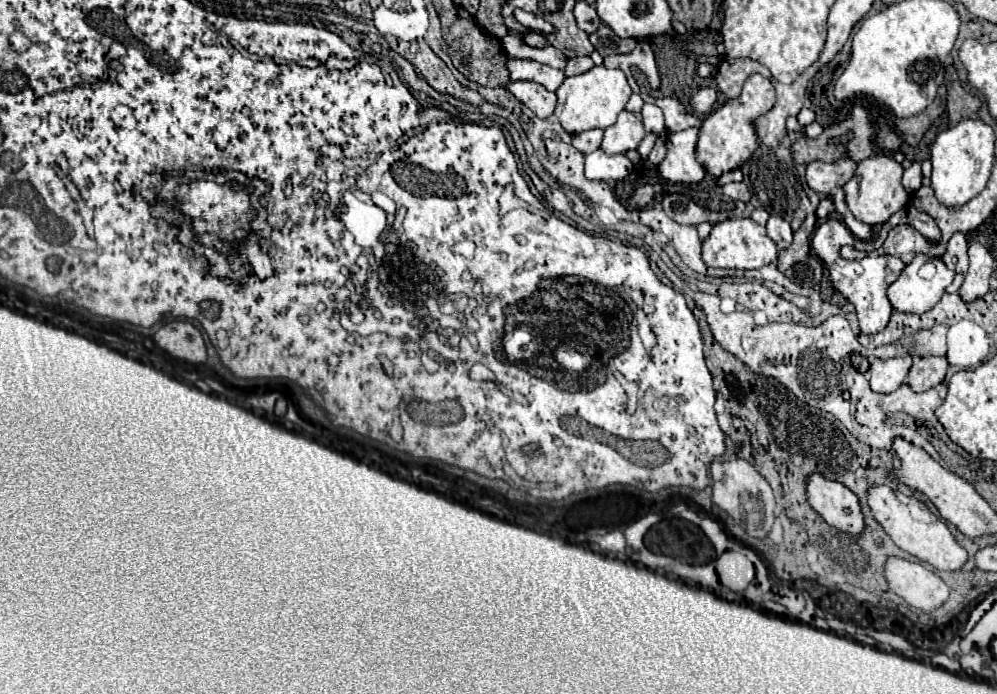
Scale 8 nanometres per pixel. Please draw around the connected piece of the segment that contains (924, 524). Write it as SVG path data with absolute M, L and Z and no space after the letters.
M870 485L868 487L868 507L872 509L874 519L884 527L884 531L892 537L892 541L910 555L930 563L936 569L944 571L958 571L966 559L968 553L956 543L950 529L944 521L940 521L934 513L926 509L924 503L920 503L914 497L906 497L900 491L890 489L888 485Z

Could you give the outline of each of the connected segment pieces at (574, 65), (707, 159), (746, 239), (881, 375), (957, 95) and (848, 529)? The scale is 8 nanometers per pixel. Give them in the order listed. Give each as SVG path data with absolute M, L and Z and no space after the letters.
M574 57L574 59L568 61L568 67L564 69L564 73L566 73L566 75L580 75L580 73L588 71L592 65L594 65L594 63L592 63L590 57Z
M742 93L740 99L732 99L724 107L714 111L700 127L696 157L704 165L704 169L708 173L712 173L714 177L722 175L724 171L740 167L744 161L748 161L748 157L758 147L758 137L756 137L752 123L756 119L756 115L764 113L766 109L748 109L748 105L752 107L752 103L748 103L748 99L746 99L746 93Z
M750 217L744 219L728 219L716 223L710 237L704 241L702 249L704 263L708 267L732 267L732 269L760 269L762 265L772 263L778 257L776 243L768 237L766 229L752 221Z
M912 355L892 357L892 359L870 359L870 385L878 393L892 393L898 389L910 367L912 367Z
M954 65L946 67L946 87L948 87L948 119L950 123L960 123L964 117L972 117L970 113L976 113L980 109L980 99L966 91L962 83L958 81L958 73Z
M816 471L806 479L806 497L810 507L828 525L850 535L858 535L864 529L864 519L858 499L842 483L826 479Z

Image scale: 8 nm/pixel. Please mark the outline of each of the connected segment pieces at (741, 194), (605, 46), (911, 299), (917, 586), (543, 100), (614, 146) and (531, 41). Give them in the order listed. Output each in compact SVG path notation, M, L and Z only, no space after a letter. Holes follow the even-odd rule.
M744 182L728 183L728 185L722 187L722 191L730 199L738 199L738 201L744 201L744 203L750 201L750 191L748 191L748 186Z
M604 23L594 33L590 33L590 41L592 41L592 45L596 47L596 51L602 57L612 55L612 53L630 53L634 49L634 45L636 45L634 39L616 37L614 31Z
M918 253L912 263L904 267L900 277L888 287L888 299L896 311L926 313L942 299L954 275L956 273L950 271L940 257ZM926 263L934 265L934 273L930 277L924 277L920 271Z
M888 557L884 563L884 577L890 591L916 609L932 611L948 599L946 583L920 563L906 561L902 557Z
M514 81L508 85L508 91L522 101L530 111L534 111L540 119L548 119L556 109L556 95L534 81Z
M622 111L618 115L616 123L604 131L602 149L608 155L626 153L630 149L636 149L644 135L646 133L644 133L644 125L642 125L640 115L634 115L630 111Z
M532 31L524 35L524 43L530 47L548 47L550 45L542 33L532 33Z

